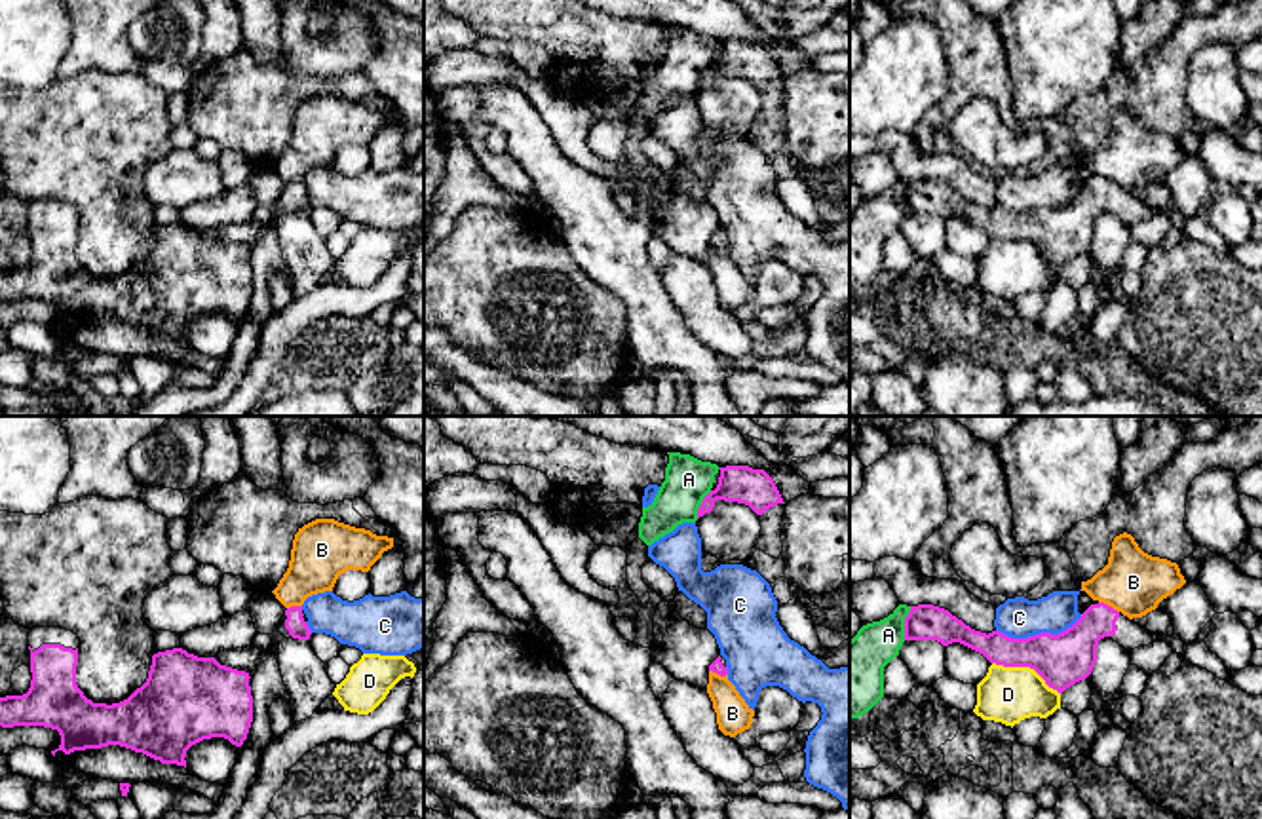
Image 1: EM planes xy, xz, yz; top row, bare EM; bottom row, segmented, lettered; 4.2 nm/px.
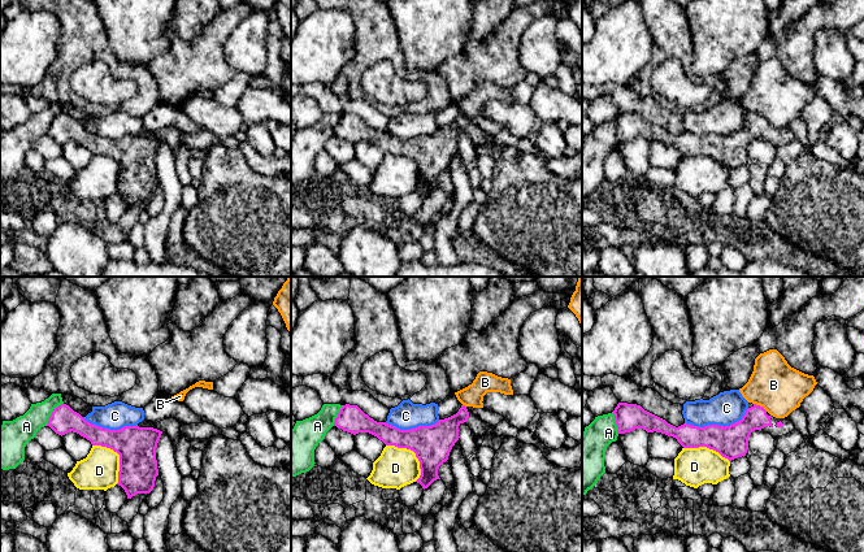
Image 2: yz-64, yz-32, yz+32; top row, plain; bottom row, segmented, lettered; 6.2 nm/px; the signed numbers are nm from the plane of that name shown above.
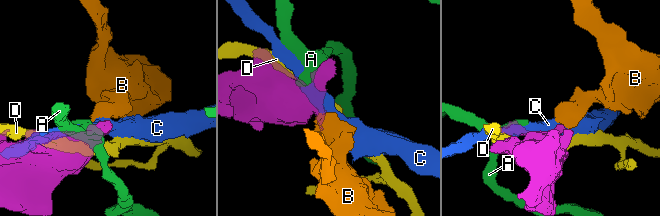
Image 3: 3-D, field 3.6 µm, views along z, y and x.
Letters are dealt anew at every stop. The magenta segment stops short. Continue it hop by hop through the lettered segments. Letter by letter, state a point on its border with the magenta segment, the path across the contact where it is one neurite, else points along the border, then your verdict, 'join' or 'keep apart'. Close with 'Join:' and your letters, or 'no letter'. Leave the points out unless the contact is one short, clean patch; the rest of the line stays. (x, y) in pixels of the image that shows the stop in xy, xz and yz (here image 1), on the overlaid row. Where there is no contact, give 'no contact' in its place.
A: contact yz (905, 624); border yz (911, 607), (905, 618), (903, 639); keep apart
B: contact yz (1107, 605); border yz (1099, 601), (1118, 612); keep apart
C: contact yz (1040, 633); keep apart
D: contact yz (1027, 666); keep apart
Join: no letter

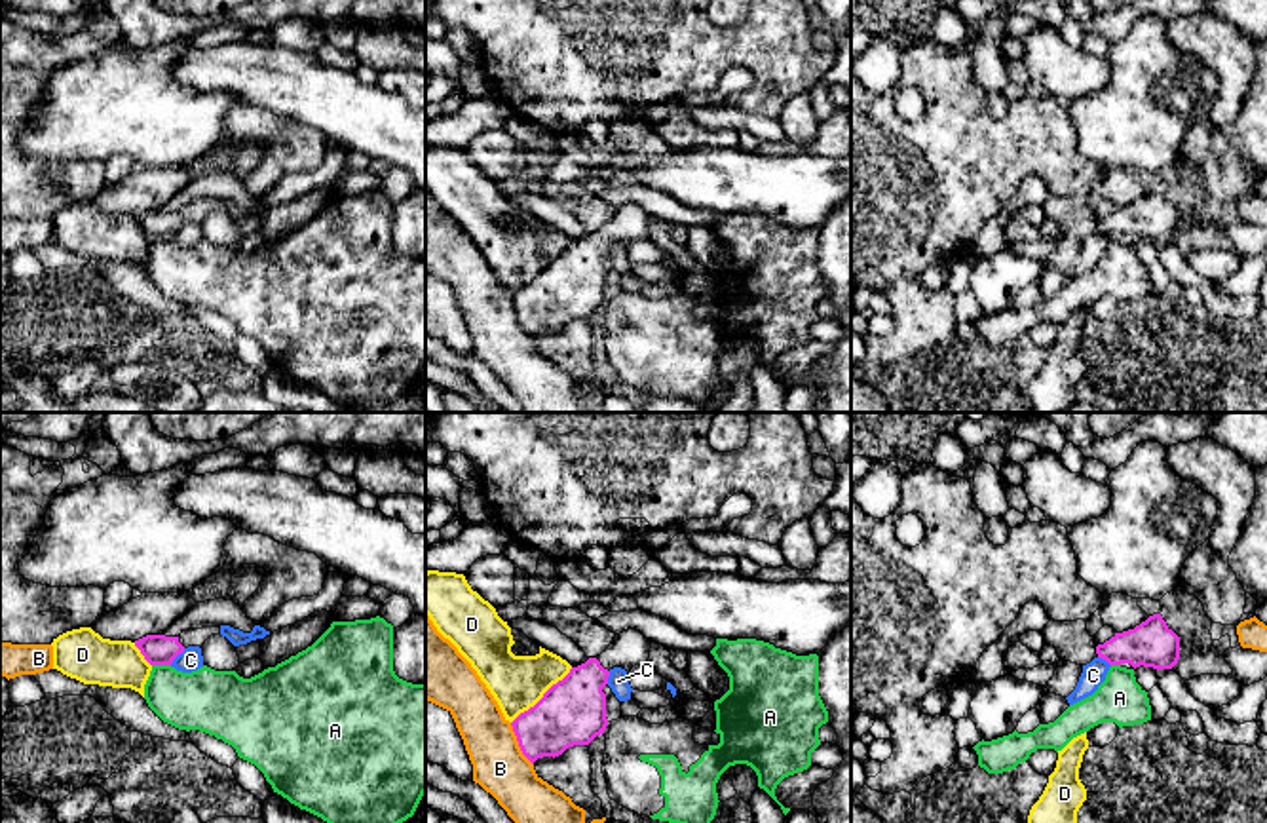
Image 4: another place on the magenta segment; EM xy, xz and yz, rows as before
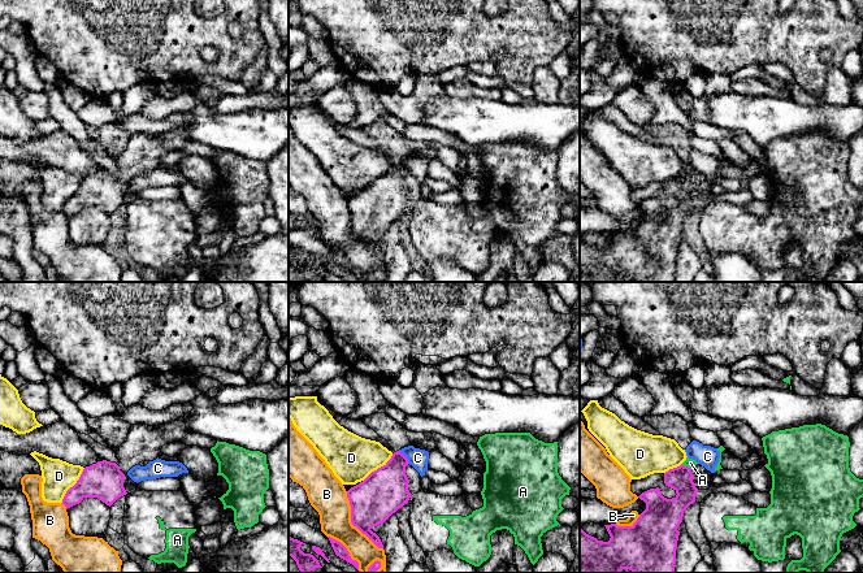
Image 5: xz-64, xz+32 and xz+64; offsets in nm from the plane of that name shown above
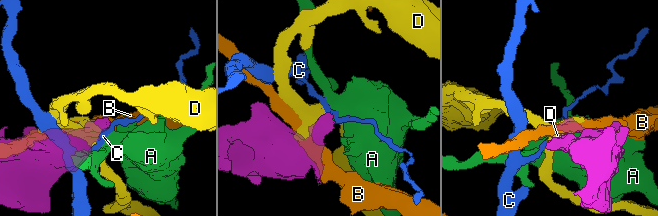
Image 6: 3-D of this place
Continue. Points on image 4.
A: contact xy (162, 664); border xy (152, 664), (170, 666); keep apart
B: contact xz (519, 744); keep apart
C: contact xy (177, 654); border xy (185, 649), (170, 664); keep apart
D: contact xz (544, 696); border xz (572, 668), (511, 723); keep apart
Join: no letter

